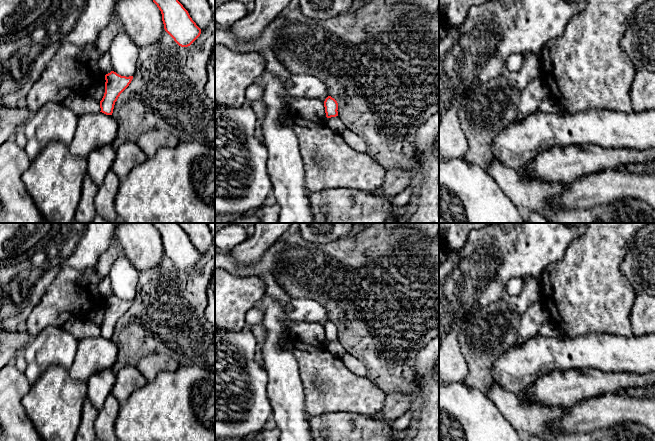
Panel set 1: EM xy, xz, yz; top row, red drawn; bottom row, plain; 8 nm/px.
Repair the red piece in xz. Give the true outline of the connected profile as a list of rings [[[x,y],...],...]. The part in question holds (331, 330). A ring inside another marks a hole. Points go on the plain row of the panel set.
[[[328,320],[324,325],[325,337],[327,342],[338,340],[338,327],[337,325]]]

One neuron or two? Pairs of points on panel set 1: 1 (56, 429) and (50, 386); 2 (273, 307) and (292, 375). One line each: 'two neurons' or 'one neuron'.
1: one neuron
2: one neuron

